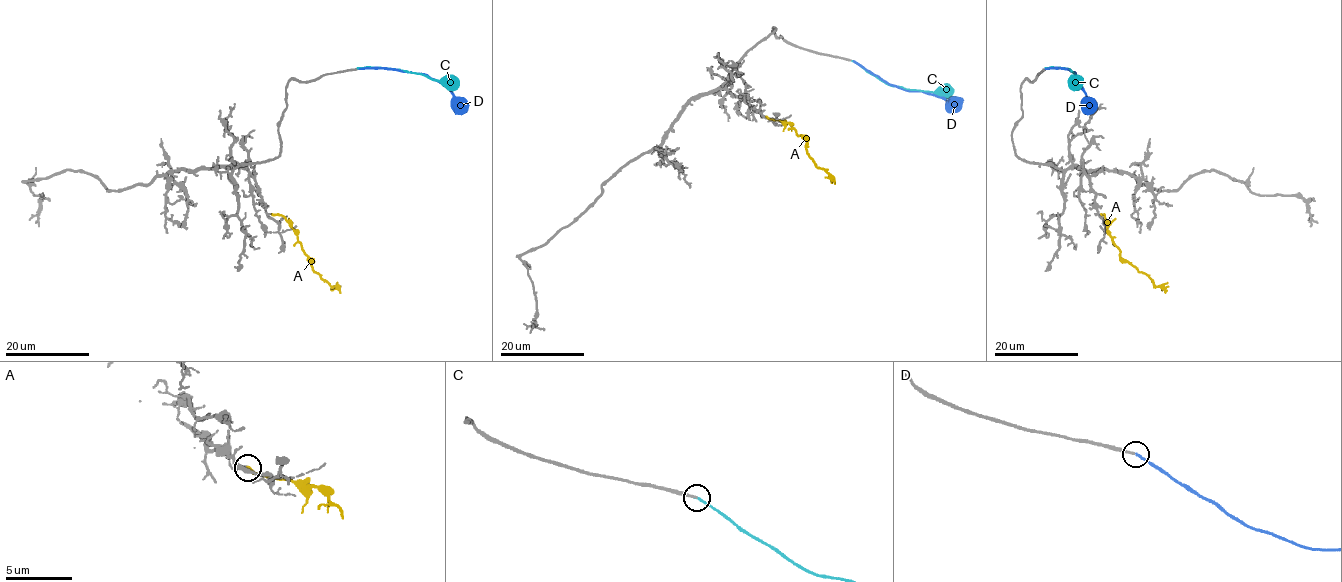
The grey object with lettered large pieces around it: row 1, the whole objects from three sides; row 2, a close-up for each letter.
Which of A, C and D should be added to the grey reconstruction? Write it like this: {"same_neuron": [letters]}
{"same_neuron": ["D"]}

